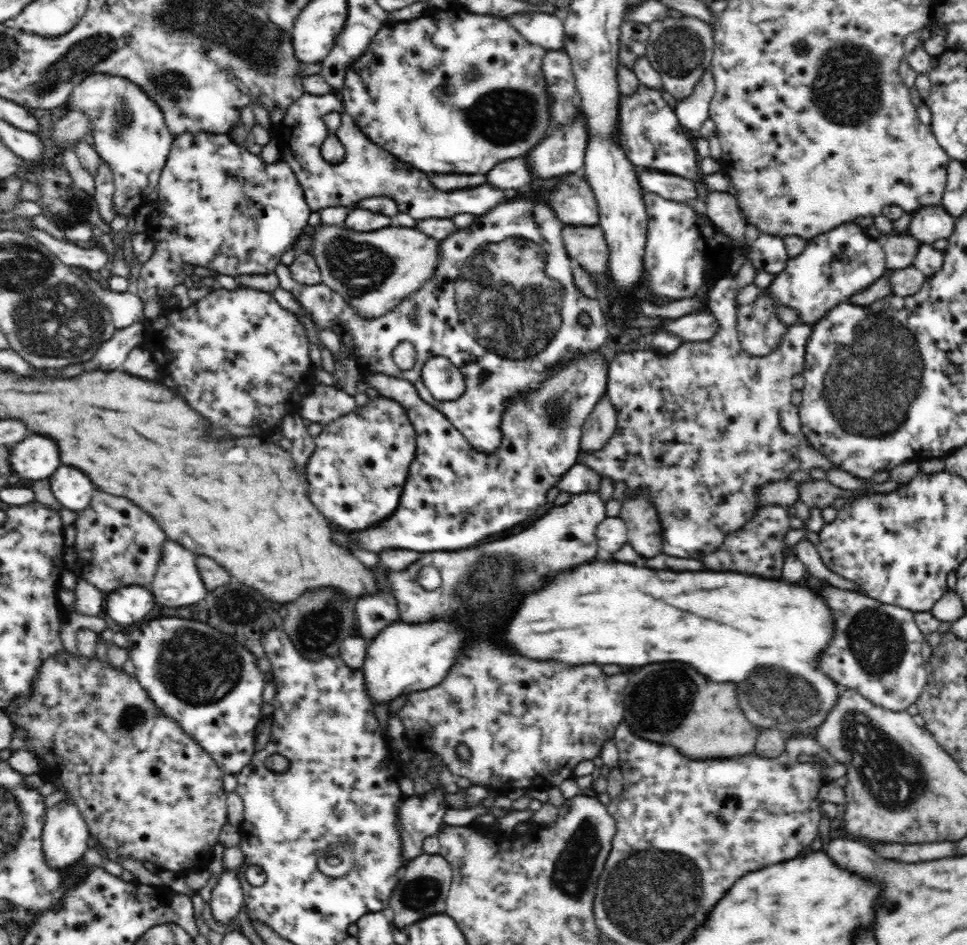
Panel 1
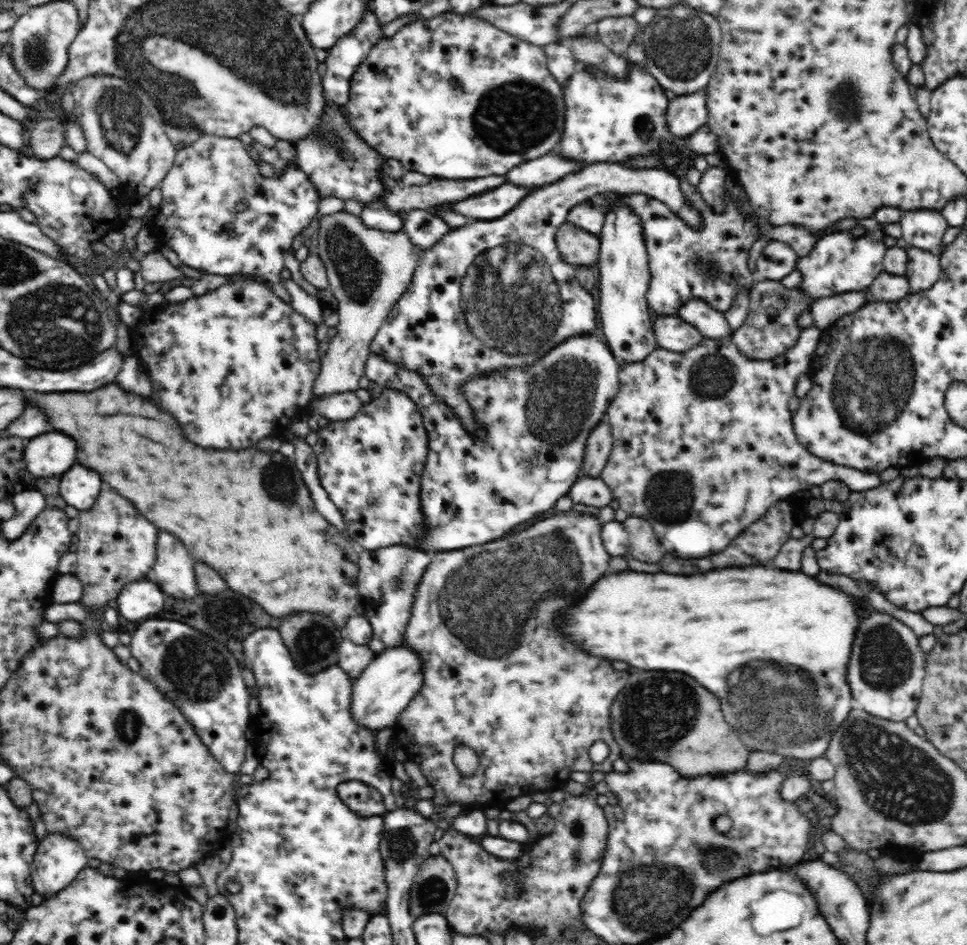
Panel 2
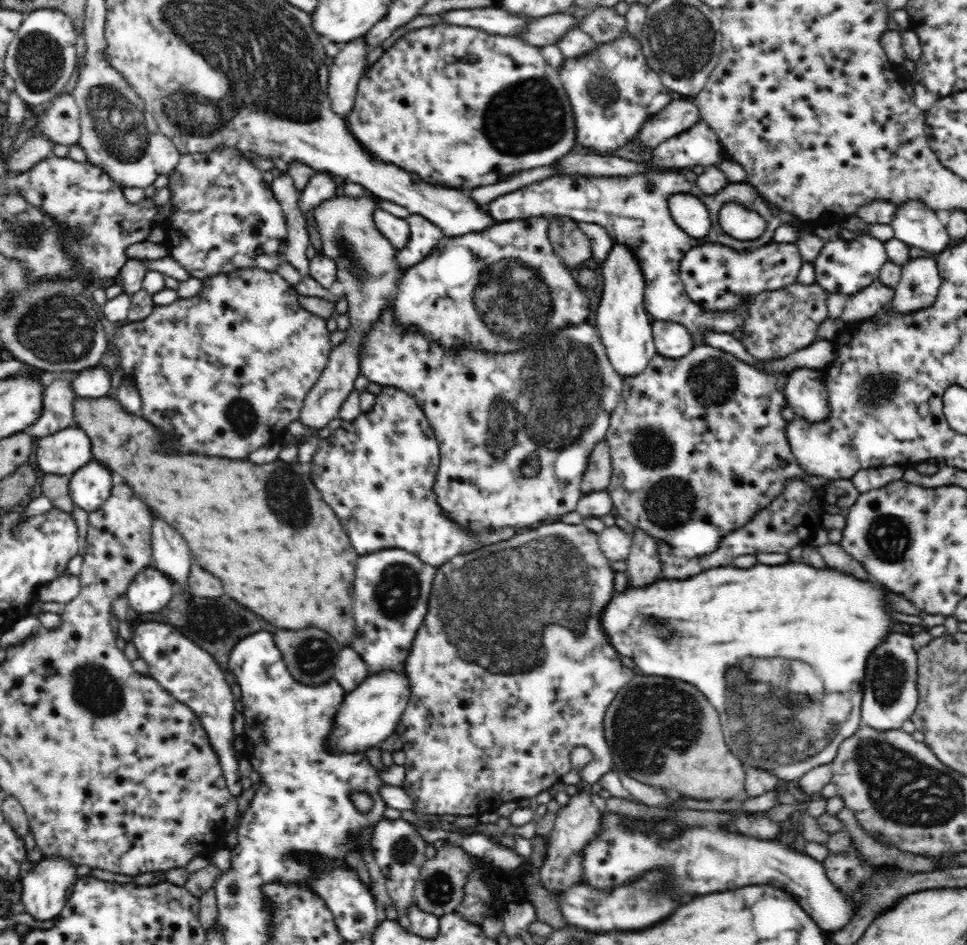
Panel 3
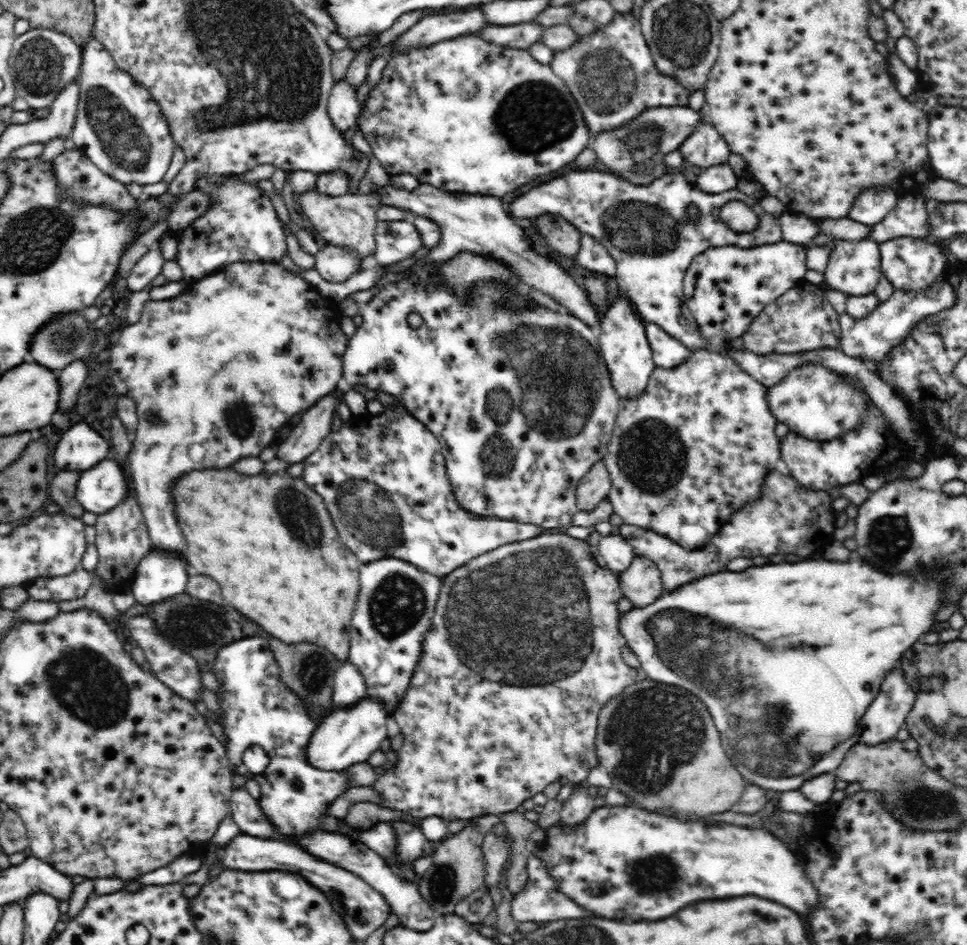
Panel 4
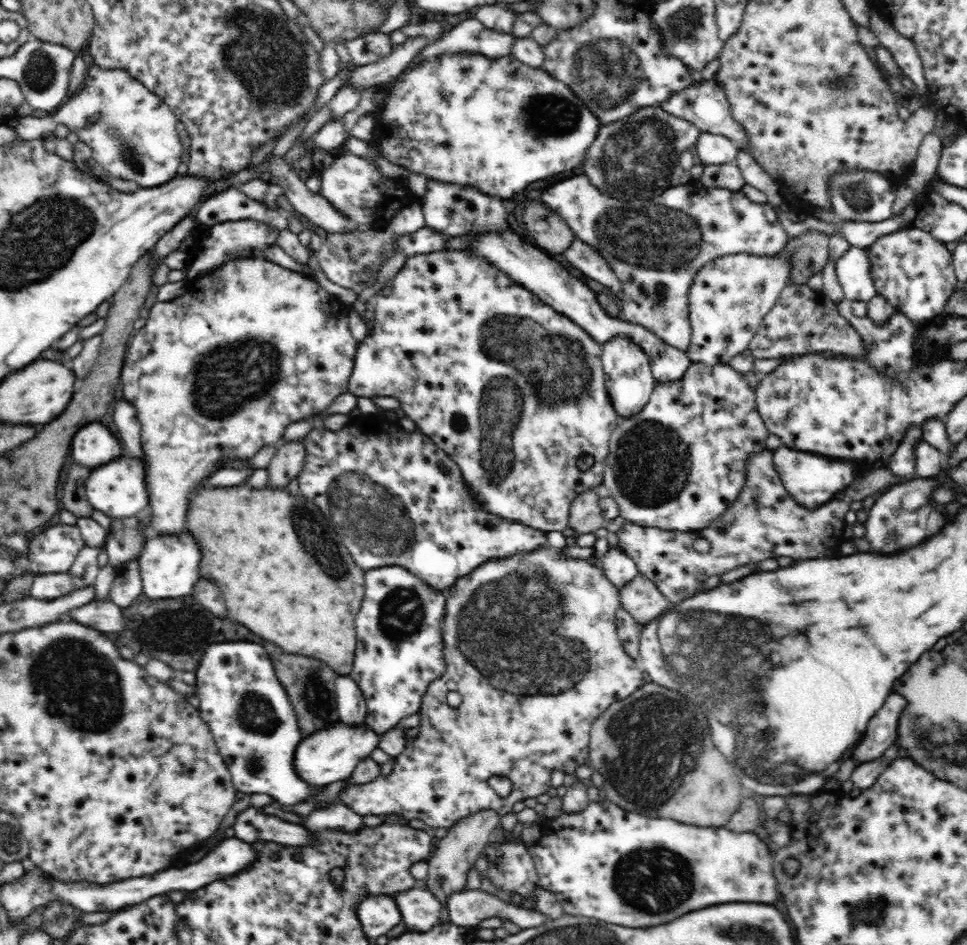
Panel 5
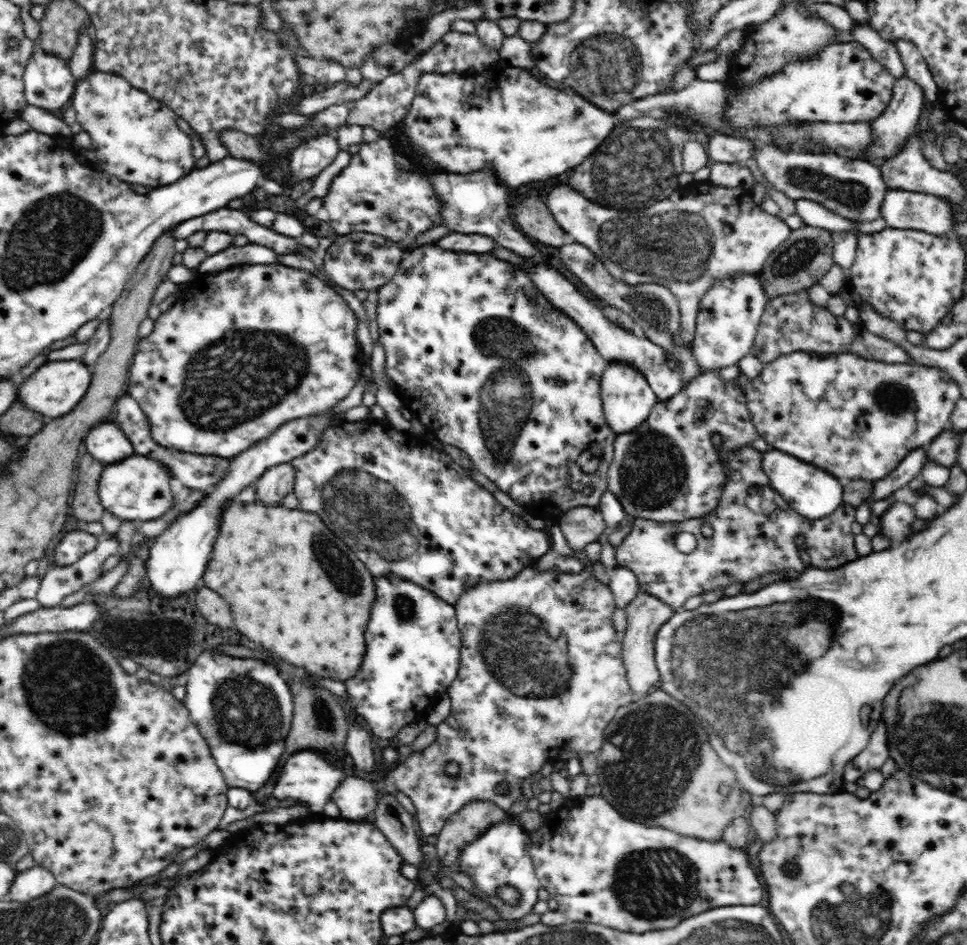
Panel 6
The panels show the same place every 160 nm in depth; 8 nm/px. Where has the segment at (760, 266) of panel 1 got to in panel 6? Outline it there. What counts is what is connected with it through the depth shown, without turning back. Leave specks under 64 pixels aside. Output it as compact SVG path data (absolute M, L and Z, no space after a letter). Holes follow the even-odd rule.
M741 273L717 281L710 291L704 292L696 318L695 333L690 342L698 365L704 370L716 371L725 366L734 366L740 359L750 355L768 301L759 273Z

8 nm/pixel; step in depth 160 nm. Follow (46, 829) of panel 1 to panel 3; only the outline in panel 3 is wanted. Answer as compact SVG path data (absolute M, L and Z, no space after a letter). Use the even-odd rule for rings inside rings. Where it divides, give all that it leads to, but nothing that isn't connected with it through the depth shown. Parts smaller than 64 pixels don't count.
M43 857L29 872L21 874L21 902L36 920L60 916L67 888L76 882L77 868L62 857Z

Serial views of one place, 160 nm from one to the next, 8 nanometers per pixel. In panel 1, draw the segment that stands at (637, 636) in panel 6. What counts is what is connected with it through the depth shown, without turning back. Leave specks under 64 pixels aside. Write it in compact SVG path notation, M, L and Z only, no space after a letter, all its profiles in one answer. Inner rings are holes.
M647 492L627 496L621 504L619 517L627 525L627 542L630 546L644 558L662 554L662 527Z

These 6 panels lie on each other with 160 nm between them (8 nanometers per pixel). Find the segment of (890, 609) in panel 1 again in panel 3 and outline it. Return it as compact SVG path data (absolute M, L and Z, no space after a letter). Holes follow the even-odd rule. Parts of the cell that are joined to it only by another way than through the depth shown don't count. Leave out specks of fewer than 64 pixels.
M890 634L886 642L872 652L866 668L864 680L864 700L862 700L861 720L864 725L874 730L892 730L902 728L904 722L911 718L918 704L917 660L918 648L912 636L906 634Z

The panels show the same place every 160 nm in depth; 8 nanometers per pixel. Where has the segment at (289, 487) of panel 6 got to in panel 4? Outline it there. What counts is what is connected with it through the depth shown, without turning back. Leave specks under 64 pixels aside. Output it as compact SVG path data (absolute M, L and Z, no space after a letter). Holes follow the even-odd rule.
M336 391L322 396L301 413L301 421L293 428L289 437L277 444L276 457L290 465L298 464L318 448L324 437L332 432L330 425L340 403L335 398Z

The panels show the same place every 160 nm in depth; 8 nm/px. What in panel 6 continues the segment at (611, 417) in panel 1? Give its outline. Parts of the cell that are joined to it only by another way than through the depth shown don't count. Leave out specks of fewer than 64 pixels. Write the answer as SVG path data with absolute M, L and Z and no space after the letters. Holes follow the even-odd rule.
M590 506L570 508L556 523L572 552L582 552L588 544L598 541L600 534L607 527L601 512Z

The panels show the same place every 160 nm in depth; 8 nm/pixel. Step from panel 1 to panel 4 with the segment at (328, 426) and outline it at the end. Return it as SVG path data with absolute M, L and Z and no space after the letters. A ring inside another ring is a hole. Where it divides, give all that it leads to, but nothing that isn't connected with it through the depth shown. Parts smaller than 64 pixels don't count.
M401 400L397 401L397 407L385 408L362 434L356 434L360 432L356 426L346 428L343 425L337 432L327 434L318 448L304 460L301 477L323 498L340 538L358 556L360 562L380 560L380 556L396 556L442 579L452 570L485 552L504 544L540 536L543 528L534 524L482 518L464 510L452 494L439 440L426 428L425 423L416 420L407 411Z

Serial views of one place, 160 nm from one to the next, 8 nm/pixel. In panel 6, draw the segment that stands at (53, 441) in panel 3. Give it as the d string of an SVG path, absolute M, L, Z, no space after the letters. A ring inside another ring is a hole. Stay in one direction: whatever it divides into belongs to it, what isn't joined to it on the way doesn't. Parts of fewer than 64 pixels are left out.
M108 418L92 427L83 442L88 454L105 465L135 454L134 445L128 441L126 434L116 426L116 422Z

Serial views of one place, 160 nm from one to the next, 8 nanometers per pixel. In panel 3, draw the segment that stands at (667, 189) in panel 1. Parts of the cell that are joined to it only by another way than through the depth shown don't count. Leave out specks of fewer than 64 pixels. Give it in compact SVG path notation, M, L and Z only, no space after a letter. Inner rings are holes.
M672 194L668 198L672 218L693 237L706 236L713 226L708 207L697 196ZM554 216L504 221L482 232L470 232L456 238L443 236L427 258L404 271L392 300L396 327L402 327L404 331L416 329L446 349L454 347L456 351L484 349L492 353L513 353L524 348L524 344L544 340L544 336L550 336L556 326L584 322L590 312L590 301L579 284L574 282L570 267L565 266L553 252L548 236L550 217Z

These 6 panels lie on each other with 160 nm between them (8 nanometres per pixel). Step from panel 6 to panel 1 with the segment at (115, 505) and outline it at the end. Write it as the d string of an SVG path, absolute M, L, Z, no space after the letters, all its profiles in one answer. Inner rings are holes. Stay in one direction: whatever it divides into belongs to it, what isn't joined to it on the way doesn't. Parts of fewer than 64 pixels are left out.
M60 466L48 480L61 506L76 512L88 508L94 494L94 484L84 472L72 466Z

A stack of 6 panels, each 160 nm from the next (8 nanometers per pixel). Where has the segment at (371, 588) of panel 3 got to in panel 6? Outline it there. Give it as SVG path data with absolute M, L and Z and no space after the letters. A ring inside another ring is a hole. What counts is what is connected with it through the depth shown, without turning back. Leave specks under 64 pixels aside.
M376 578L376 602L372 606L372 618L366 630L366 656L358 674L344 682L349 696L349 705L366 724L366 728L378 739L394 739L400 729L410 722L420 721L424 710L444 694L456 680L460 668L462 635L456 620L454 606L433 592L410 580Z

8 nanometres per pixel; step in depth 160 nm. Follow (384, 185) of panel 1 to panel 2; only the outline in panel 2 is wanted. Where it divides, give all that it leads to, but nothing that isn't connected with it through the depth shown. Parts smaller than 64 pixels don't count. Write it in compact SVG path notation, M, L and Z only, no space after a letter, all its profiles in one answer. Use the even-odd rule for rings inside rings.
M331 104L326 106L322 124L316 128L316 132L294 144L294 147L298 168L308 175L308 180L312 181L321 199L336 196L345 202L356 198L367 205L382 194L385 181L380 165L385 159L357 136L355 128L347 121L340 107ZM340 151L346 151L346 159L341 158ZM504 184L492 192L484 192L480 196L474 196L474 198L468 198L462 202L454 202L452 210L460 212L464 216L470 216L470 218L478 218L478 220L498 219L506 212L510 212L512 208L516 208L532 192L532 189Z

